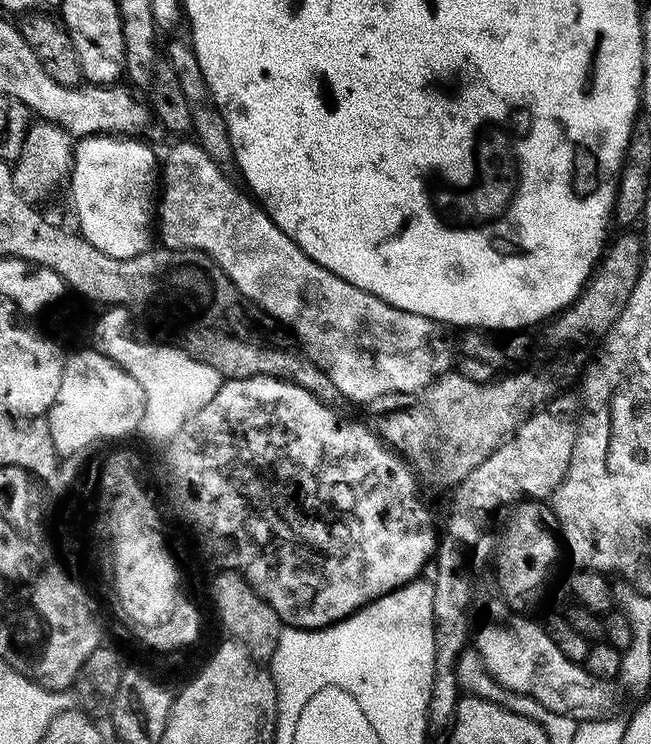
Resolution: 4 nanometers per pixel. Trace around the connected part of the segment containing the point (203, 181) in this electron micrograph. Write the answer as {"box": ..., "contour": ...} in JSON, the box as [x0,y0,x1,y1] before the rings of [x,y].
{"box":[158,141,453,402],"contour":[[[196,141],[174,145],[165,160],[163,157],[160,168],[158,236],[164,239],[161,240],[163,247],[193,248],[206,253],[228,275],[249,305],[256,304],[252,306],[276,319],[305,349],[319,357],[341,397],[369,402],[390,391],[415,393],[427,389],[433,380],[453,367],[452,344],[442,333],[432,329],[435,328],[433,321],[398,310],[374,294],[350,286],[350,282],[338,278],[338,274],[330,274],[326,266],[318,266],[314,258],[307,256],[289,236],[278,230],[275,222],[247,191],[239,192],[224,177],[225,169],[214,163]]]}

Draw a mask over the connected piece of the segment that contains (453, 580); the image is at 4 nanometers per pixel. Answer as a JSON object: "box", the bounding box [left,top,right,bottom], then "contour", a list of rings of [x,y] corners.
{"box":[428,540,472,727],"contour":[[[452,540],[448,544],[448,549],[444,546],[437,549],[434,557],[434,568],[436,564],[436,574],[432,576],[435,586],[434,590],[434,640],[435,640],[435,674],[432,679],[431,697],[428,700],[428,719],[431,727],[447,727],[456,711],[456,703],[460,697],[460,687],[456,676],[456,663],[460,655],[467,647],[466,640],[470,638],[470,628],[468,632],[468,608],[472,602],[472,584],[468,581],[468,576],[460,572],[460,567],[464,564],[464,550],[459,542]]]}

